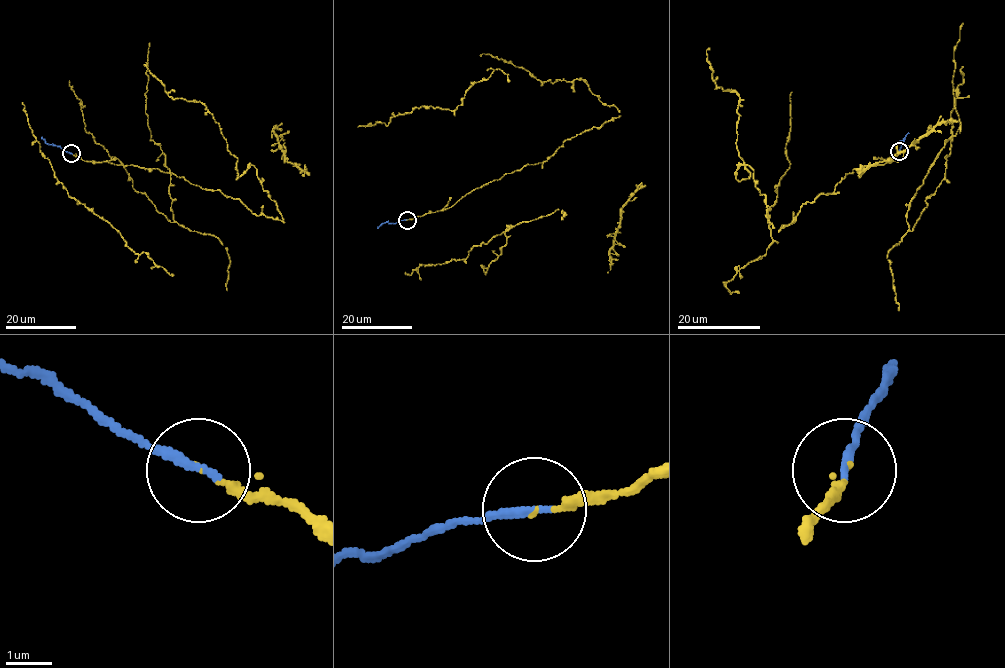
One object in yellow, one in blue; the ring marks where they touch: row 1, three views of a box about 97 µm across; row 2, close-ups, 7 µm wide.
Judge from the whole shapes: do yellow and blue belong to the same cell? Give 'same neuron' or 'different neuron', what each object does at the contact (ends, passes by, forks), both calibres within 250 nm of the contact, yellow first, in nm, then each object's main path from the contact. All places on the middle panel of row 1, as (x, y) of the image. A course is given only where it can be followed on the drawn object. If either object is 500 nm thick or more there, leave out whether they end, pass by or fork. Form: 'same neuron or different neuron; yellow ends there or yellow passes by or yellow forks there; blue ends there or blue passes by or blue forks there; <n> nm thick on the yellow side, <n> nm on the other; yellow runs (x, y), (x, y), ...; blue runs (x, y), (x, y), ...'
same neuron; yellow ends there; blue ends there; 120 nm thick on the yellow side, 240 nm on the other; yellow runs (407, 219), (543, 163), (566, 139), (620, 115), (581, 79), (573, 91), (573, 82), (541, 82), (479, 55); blue runs (407, 219), (384, 222), (377, 227)

